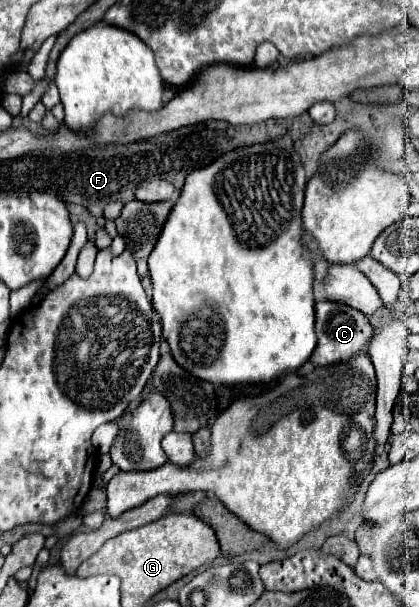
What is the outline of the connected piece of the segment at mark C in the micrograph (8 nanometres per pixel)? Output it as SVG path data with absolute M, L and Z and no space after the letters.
M317 302L315 304L315 314L317 314L317 322L315 322L315 332L317 332L317 348L311 354L311 358L297 370L299 376L307 376L311 372L311 366L327 366L327 364L335 364L339 360L351 360L355 358L355 354L359 352L367 352L367 346L373 338L373 328L367 320L367 316L351 306L339 304L339 302Z

